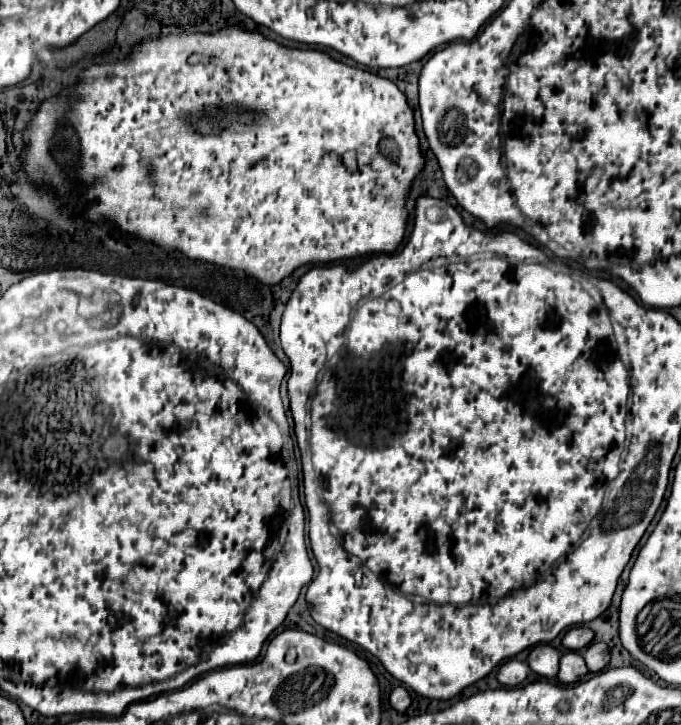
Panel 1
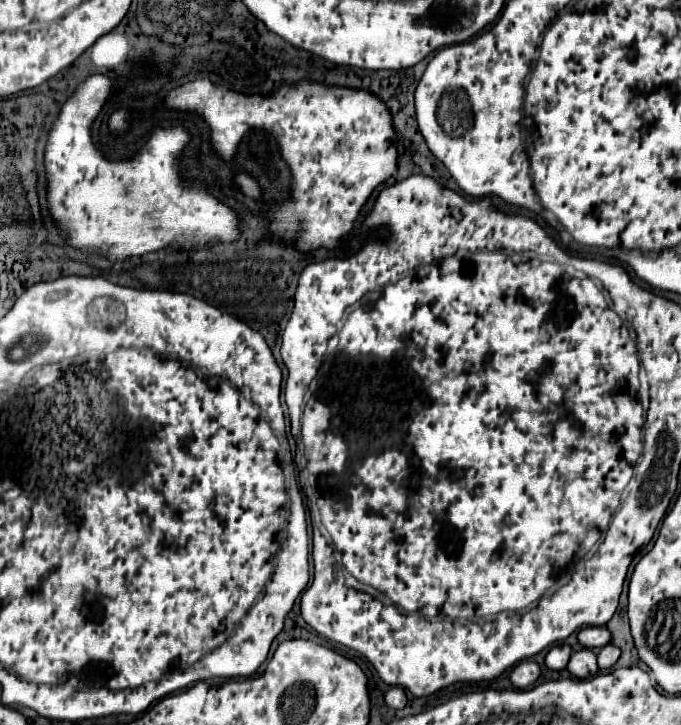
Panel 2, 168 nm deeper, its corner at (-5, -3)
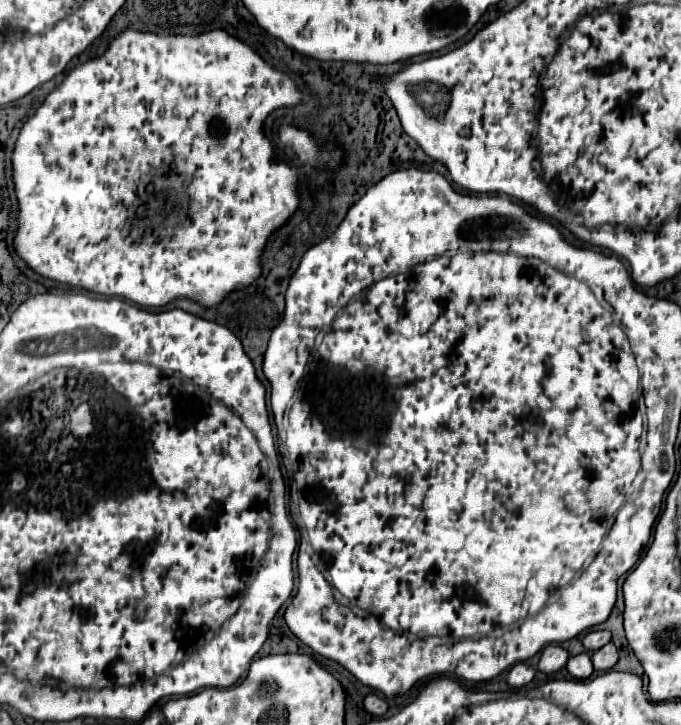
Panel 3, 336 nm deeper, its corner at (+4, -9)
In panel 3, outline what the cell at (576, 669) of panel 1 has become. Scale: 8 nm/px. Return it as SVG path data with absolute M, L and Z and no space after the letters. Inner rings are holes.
M581 653L581 655L575 655L575 657L569 657L567 661L567 671L575 677L575 679L587 679L593 675L593 665L591 665L591 657L587 653Z

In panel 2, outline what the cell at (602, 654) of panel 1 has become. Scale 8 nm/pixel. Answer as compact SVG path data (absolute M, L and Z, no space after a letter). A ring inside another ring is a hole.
M608 643L608 645L602 647L600 653L598 653L598 667L600 667L600 669L610 669L610 667L614 667L614 663L618 661L618 657L620 657L620 649L618 649L616 645Z

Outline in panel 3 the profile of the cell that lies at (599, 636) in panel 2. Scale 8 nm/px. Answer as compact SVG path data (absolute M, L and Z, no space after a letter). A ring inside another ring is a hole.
M591 631L583 637L583 647L587 651L597 651L603 645L607 645L611 641L611 633L609 631Z

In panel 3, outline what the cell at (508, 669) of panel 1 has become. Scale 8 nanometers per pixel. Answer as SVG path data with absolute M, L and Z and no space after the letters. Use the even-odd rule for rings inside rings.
M517 663L517 665L513 665L513 667L509 669L509 673L507 673L507 683L509 683L511 687L515 687L515 689L521 689L521 687L529 685L529 683L533 681L533 677L535 677L535 669L533 669L533 667L529 667L529 665L525 665L525 663Z

